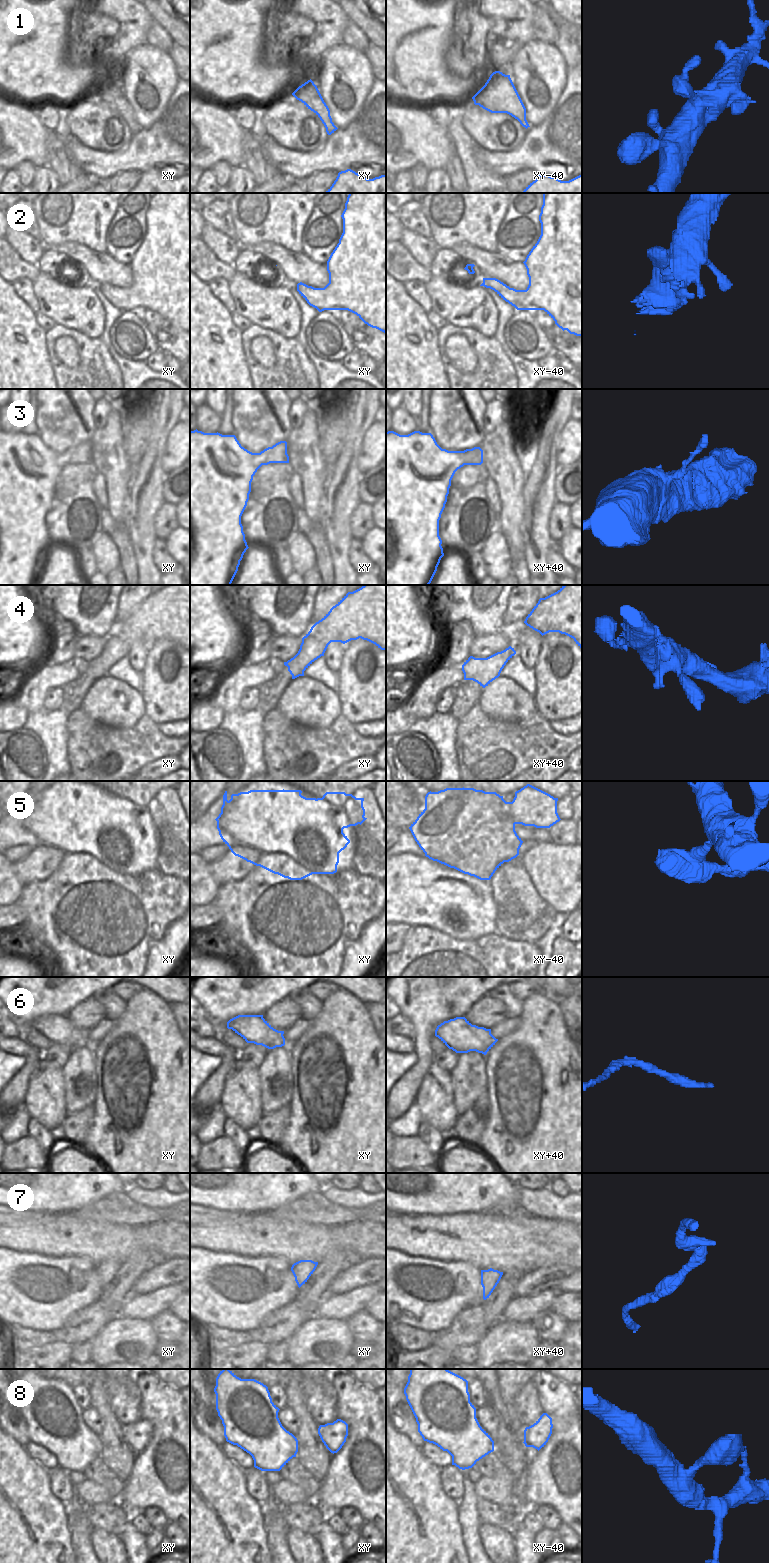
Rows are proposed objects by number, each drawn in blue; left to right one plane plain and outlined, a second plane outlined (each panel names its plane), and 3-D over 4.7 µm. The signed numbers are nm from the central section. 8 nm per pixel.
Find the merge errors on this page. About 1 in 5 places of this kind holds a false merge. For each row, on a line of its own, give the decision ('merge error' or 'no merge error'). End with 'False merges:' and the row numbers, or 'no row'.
1: no merge error
2: no merge error
3: no merge error
4: no merge error
5: merge error
6: no merge error
7: no merge error
8: no merge error
False merges: 5

